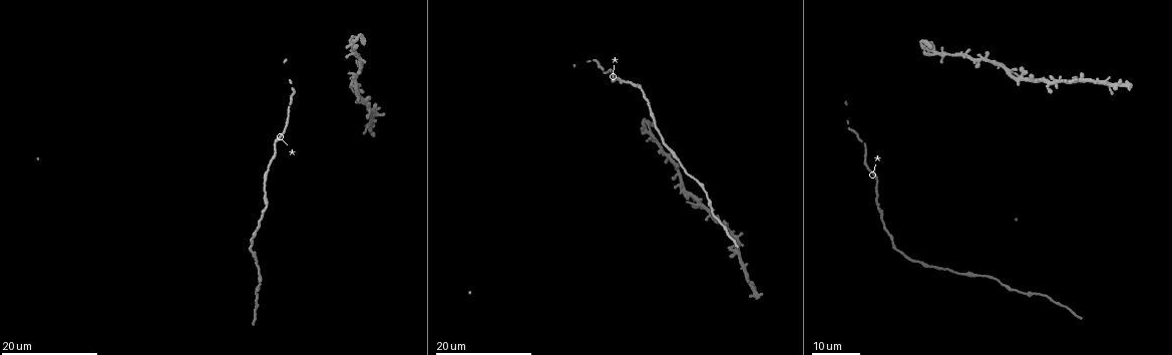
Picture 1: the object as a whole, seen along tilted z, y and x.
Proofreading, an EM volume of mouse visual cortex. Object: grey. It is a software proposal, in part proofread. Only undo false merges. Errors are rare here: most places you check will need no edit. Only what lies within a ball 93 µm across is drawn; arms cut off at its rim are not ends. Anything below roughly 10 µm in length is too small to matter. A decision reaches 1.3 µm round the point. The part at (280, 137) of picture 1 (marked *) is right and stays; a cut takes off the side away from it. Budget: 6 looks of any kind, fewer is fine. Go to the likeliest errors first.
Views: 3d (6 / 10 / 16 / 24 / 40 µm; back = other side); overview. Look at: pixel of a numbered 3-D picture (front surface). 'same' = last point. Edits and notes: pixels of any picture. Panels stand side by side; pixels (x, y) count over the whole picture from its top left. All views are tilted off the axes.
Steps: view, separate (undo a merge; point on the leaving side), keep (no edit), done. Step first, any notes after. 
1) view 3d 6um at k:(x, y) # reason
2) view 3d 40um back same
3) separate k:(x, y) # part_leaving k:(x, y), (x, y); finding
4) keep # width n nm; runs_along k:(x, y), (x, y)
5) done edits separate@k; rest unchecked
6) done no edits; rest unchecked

view 3d 16um at 1:(647, 132)

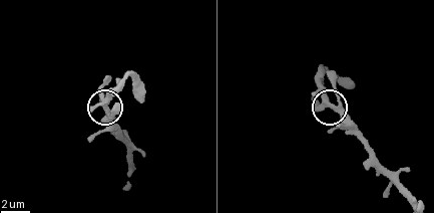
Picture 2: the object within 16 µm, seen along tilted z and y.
view 3d 6um at 2:(325, 102) # closer look

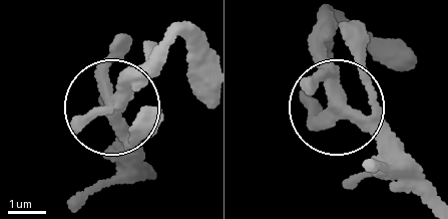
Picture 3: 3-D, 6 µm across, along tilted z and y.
keep # continuous, no second neuron

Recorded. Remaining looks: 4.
view 3d 24um at 1:(292, 94) # thick turns thin

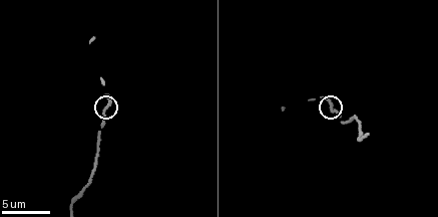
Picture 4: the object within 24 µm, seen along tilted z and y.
view 3d 10um at 4:(332, 104) # closer look

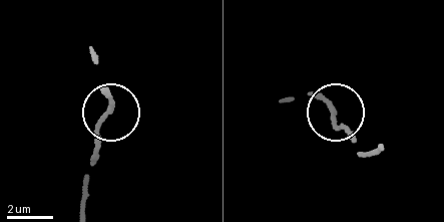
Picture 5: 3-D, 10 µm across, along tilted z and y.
keep # width 200 nm; one neuron here

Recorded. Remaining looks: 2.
view 3d 24um at 1:(736, 252) # two arms in line, one across

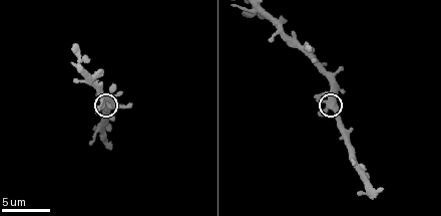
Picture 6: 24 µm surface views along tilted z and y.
view 3d 6um at 6:(331, 108)

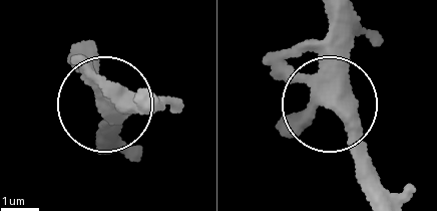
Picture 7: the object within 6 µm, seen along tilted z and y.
keep # width 410 nm; runs_along 7:(327, 14), (329, 100), (371, 178); all the same neuron

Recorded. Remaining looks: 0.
done no edits; rest unchecked

